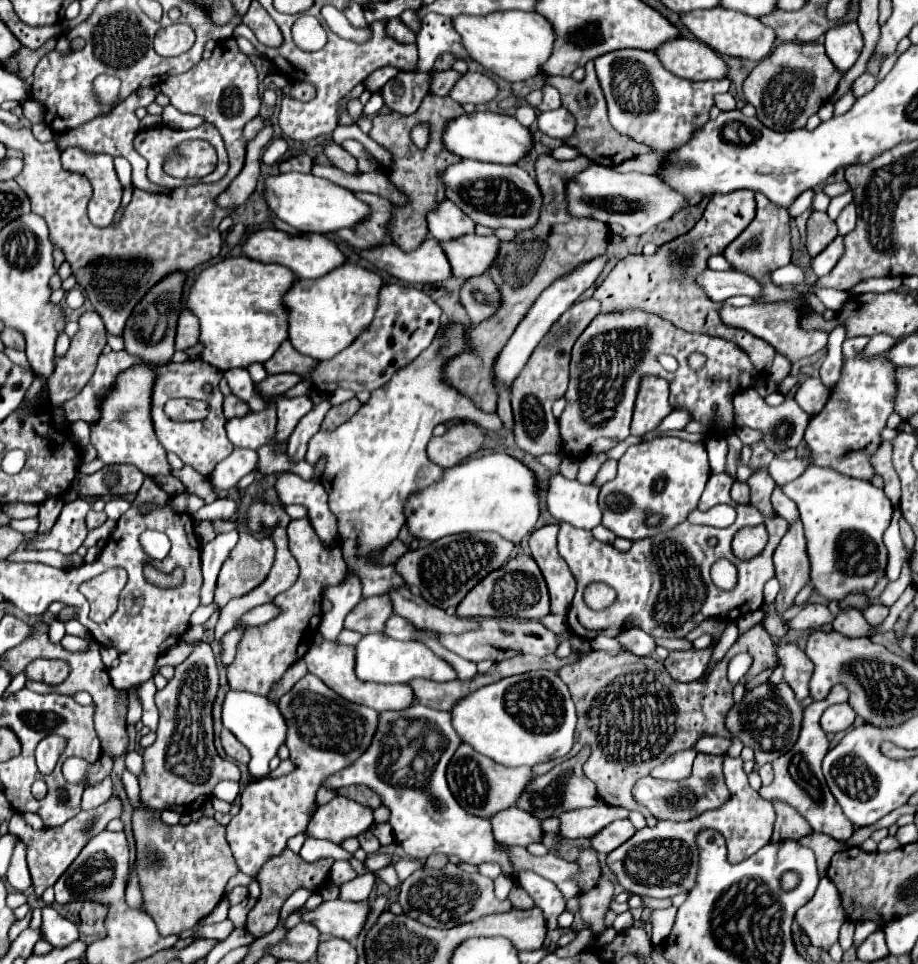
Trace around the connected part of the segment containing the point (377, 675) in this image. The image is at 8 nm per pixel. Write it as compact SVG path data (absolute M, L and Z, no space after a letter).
M376 633L376 635L364 635L354 649L356 649L356 677L360 681L408 683L410 679L416 677L432 679L432 681L456 679L456 671L418 641L396 641L386 637L384 633Z

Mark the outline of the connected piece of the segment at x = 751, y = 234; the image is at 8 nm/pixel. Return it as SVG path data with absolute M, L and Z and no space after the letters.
M756 193L756 217L754 221L724 249L724 257L730 263L734 271L746 273L750 277L756 277L760 285L764 285L764 297L760 297L760 303L776 303L776 301L788 301L796 299L796 291L786 291L778 285L772 283L770 273L776 271L778 267L784 267L792 259L792 245L790 245L790 217L786 209L780 209L778 205L772 205L768 197L762 193Z

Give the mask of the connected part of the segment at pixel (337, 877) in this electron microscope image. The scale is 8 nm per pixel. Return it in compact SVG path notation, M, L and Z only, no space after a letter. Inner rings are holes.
M336 861L334 867L332 867L332 873L330 873L330 879L336 883L336 885L344 885L348 881L352 881L356 877L356 871L350 867L348 861Z

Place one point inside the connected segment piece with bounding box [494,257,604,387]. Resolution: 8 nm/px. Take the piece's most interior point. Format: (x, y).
(558, 298)

